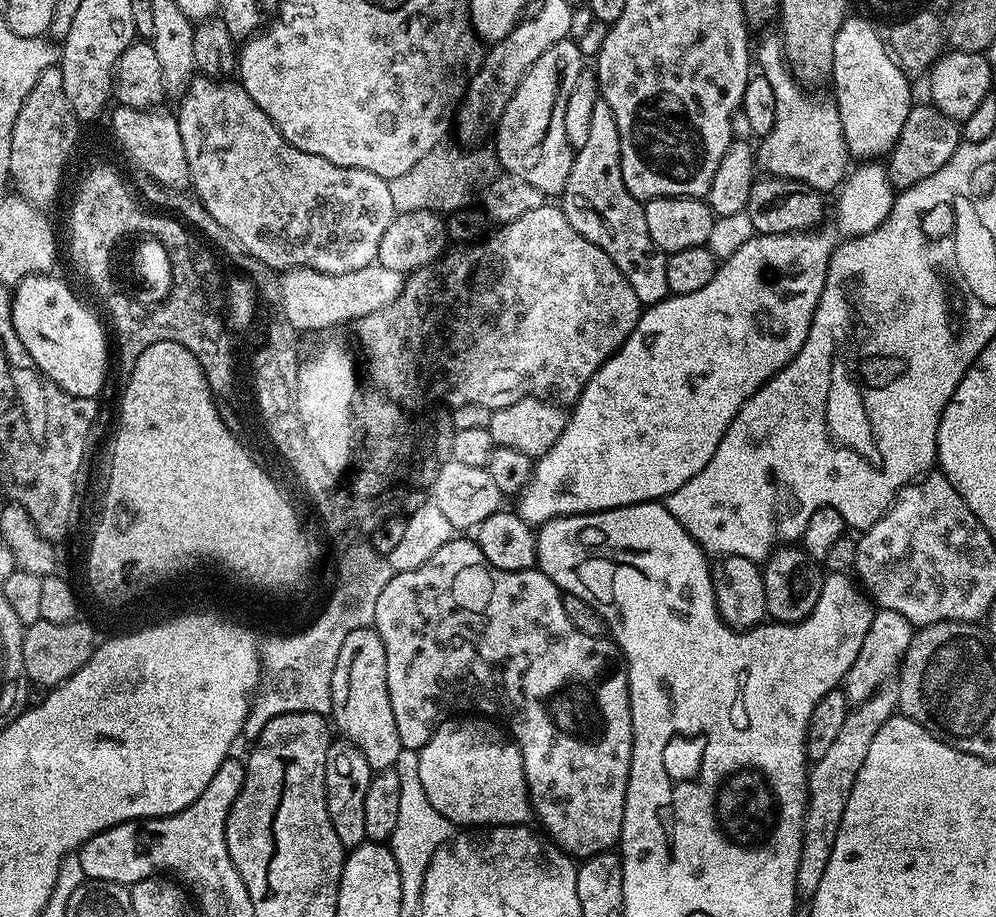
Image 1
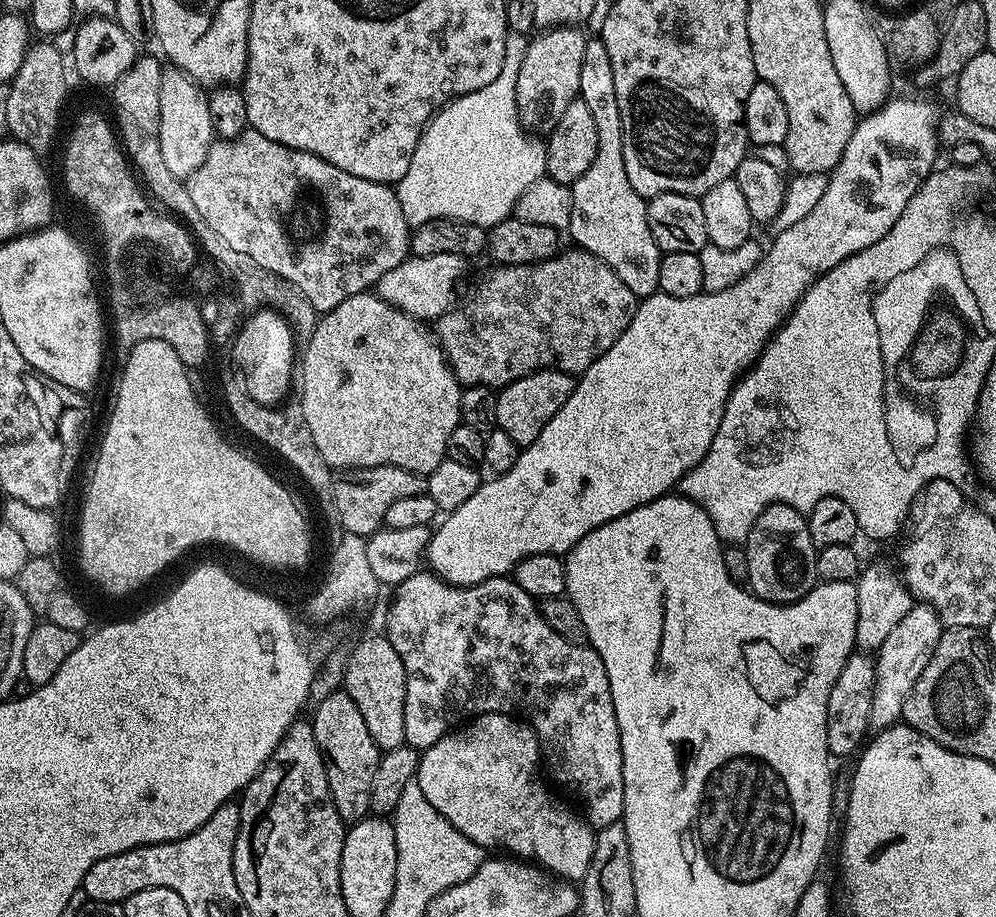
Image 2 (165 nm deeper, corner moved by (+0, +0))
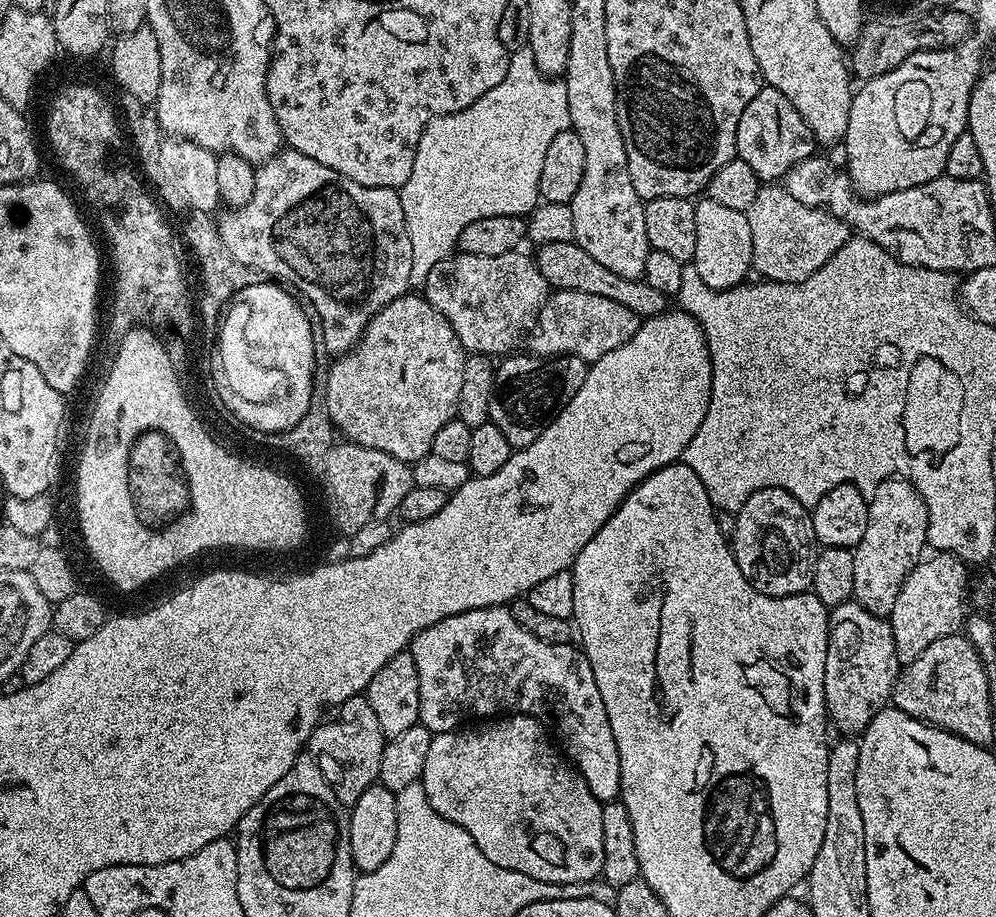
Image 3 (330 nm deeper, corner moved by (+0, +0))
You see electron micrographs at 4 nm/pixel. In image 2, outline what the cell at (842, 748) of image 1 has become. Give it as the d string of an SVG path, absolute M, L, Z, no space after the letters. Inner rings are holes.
M913 603L910 614L890 630L890 635L882 642L875 653L876 681L874 682L874 698L870 706L869 729L889 728L903 717L906 698L910 698L910 690L914 682L926 670L926 662L934 654L934 646L938 646L940 635L945 631L940 616L929 604Z

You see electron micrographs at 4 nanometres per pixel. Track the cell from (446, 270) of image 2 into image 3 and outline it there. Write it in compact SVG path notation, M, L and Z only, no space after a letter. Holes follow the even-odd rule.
M520 250L507 252L498 254L498 258L460 254L451 261L452 273L445 284L432 278L423 285L424 299L444 315L450 326L454 326L454 334L460 339L465 353L493 358L511 353L520 331L529 327L530 321L540 311L540 305L548 299L550 285L537 270L535 259L522 253Z

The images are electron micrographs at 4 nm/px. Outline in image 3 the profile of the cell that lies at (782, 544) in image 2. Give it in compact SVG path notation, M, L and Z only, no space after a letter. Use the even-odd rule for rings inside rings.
M759 488L754 494L750 494L750 498L746 498L740 511L736 513L736 520L737 525L730 539L732 553L738 562L738 570L742 570L754 590L767 596L793 596L811 589L818 545L811 511L802 502L798 502L798 498L781 488Z

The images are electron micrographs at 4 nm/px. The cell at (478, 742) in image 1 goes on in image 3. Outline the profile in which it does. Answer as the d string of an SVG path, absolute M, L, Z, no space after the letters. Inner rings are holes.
M519 714L505 717L505 720L496 720L485 728L472 728L469 732L453 730L433 735L422 777L430 806L434 806L442 818L462 826L494 866L530 874L530 878L538 878L538 882L581 884L597 879L604 861L604 804L590 794L590 786L586 786L579 772L554 743L549 729L545 725L544 729L537 717Z

